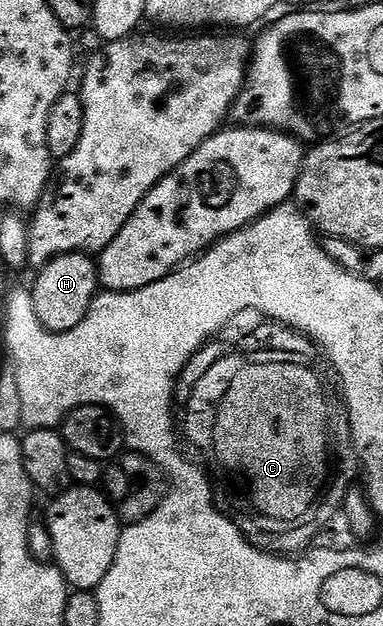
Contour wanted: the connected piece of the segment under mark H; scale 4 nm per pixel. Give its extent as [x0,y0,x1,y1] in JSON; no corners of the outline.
[29,253,100,333]

